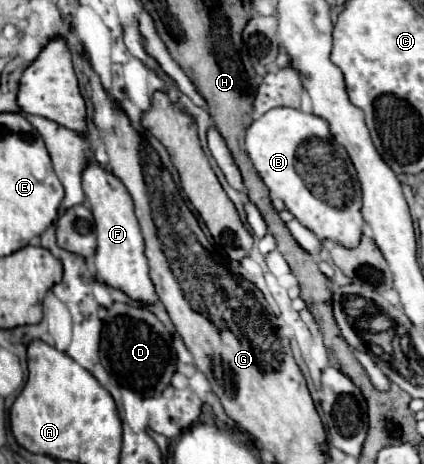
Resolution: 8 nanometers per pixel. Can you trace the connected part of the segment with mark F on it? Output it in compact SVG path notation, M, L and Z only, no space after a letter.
M89 161L81 173L81 183L85 191L85 207L93 213L93 229L97 236L95 252L95 279L123 289L135 301L157 303L155 287L149 279L149 265L143 253L143 237L139 223L133 213L133 201L125 191L123 183L105 167L95 161Z

